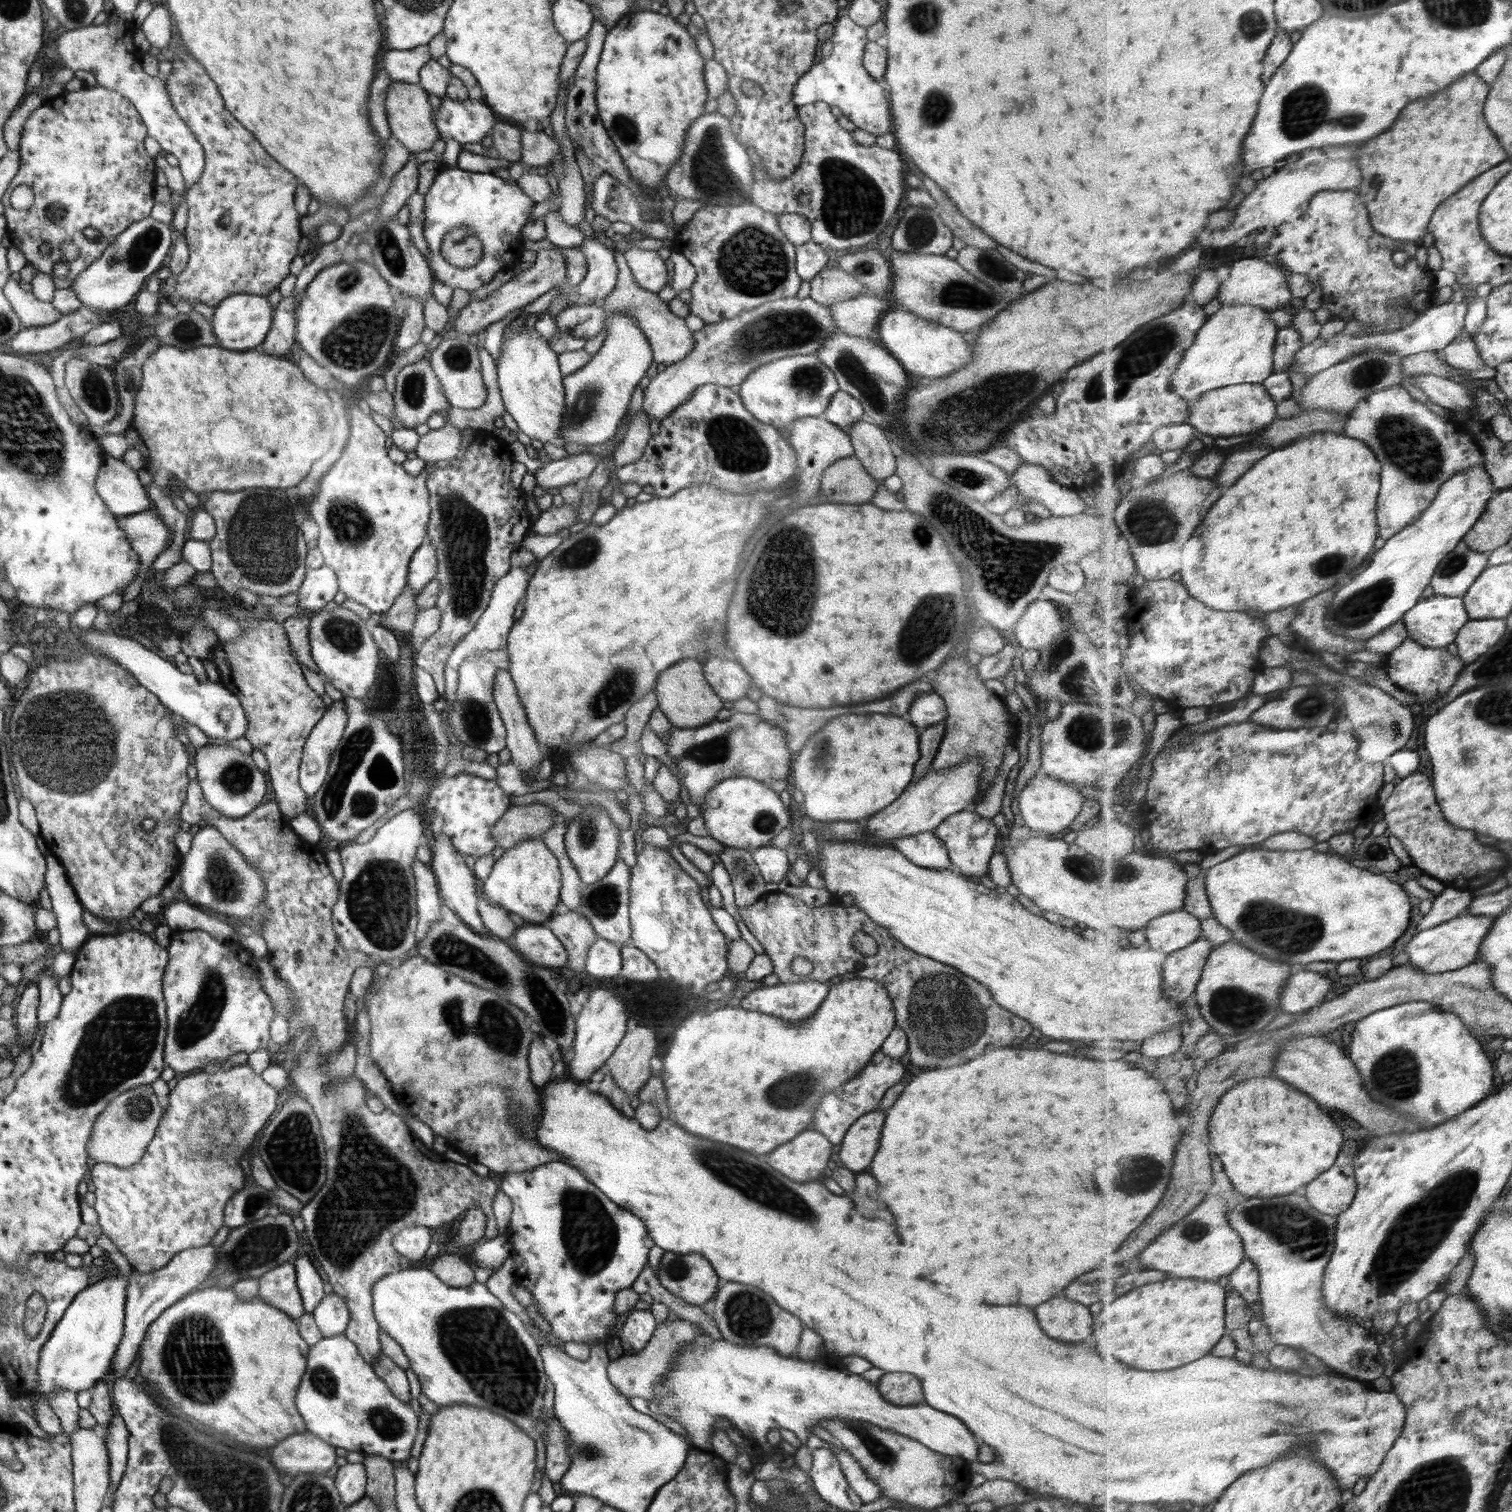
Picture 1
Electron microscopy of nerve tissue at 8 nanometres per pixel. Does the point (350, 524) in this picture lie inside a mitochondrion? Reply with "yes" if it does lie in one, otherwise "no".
yes

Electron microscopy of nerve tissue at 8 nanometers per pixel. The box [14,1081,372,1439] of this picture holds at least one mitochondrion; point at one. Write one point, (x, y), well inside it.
(193, 1350)

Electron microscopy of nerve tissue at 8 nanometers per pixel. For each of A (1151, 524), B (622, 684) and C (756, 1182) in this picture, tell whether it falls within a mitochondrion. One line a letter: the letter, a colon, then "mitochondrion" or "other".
A: mitochondrion
B: mitochondrion
C: mitochondrion

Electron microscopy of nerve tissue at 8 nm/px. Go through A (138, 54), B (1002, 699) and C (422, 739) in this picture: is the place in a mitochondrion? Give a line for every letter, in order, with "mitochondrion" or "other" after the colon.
A: other
B: other
C: other

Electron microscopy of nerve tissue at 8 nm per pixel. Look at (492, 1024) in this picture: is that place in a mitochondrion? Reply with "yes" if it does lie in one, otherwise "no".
yes

